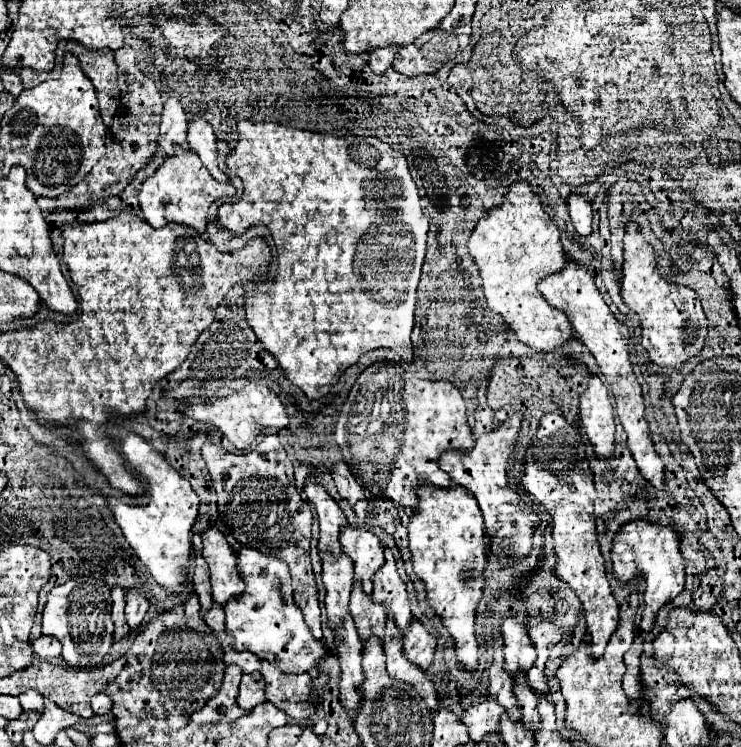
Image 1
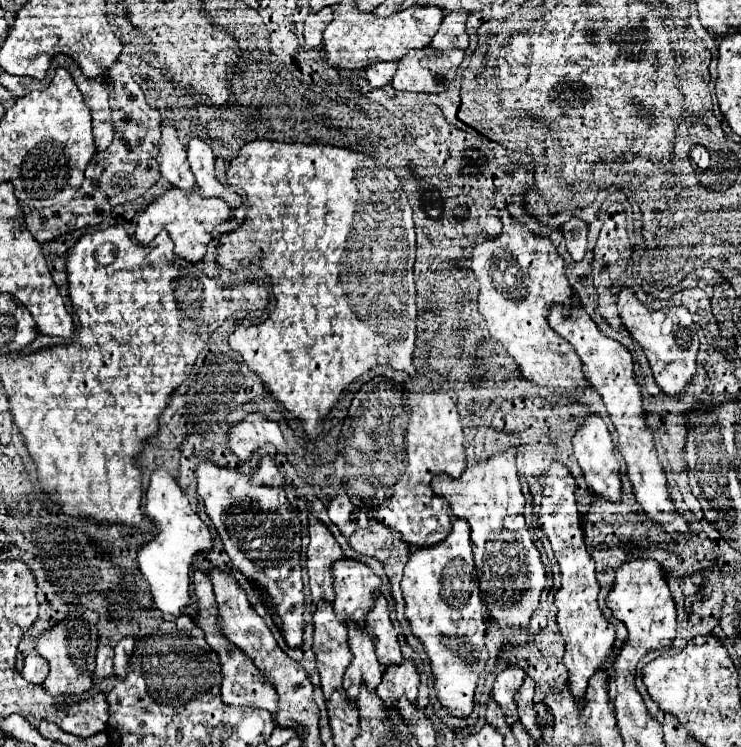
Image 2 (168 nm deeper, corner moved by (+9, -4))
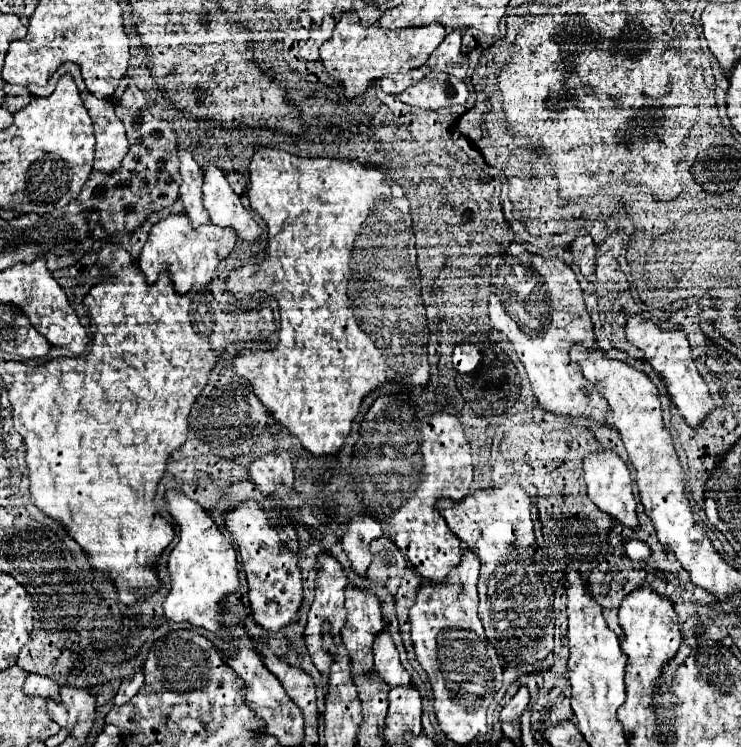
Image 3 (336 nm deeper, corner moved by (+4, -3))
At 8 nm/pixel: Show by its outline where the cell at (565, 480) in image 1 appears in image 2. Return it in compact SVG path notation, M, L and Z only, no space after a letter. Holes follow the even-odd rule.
M552 461L548 471L544 471L538 477L538 483L544 489L540 513L538 513L538 525L550 539L554 557L560 565L562 585L554 595L554 603L558 607L558 627L566 641L564 663L570 673L568 675L570 691L580 701L588 685L588 679L596 673L598 667L606 667L606 655L614 645L616 629L610 627L610 623L604 619L596 601L600 587L594 575L594 561L584 543L584 529L582 529L578 503L576 503L576 481L570 469L560 461Z

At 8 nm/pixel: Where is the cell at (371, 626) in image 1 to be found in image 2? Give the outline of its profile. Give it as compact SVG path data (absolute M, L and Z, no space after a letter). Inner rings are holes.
M348 627L348 645L352 651L350 667L344 675L346 695L356 699L360 683L366 683L374 691L382 679L382 667L374 655L374 639L366 635L364 627Z

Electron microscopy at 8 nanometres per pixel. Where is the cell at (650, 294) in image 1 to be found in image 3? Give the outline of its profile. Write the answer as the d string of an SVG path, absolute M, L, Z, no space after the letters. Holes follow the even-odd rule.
M631 316L627 326L625 326L625 334L627 334L627 342L631 342L635 348L639 348L643 352L643 358L663 378L663 382L667 386L667 392L669 392L673 404L679 408L683 420L691 428L699 428L703 424L703 420L707 418L707 414L715 408L715 402L709 394L709 388L707 388L705 380L701 378L701 374L693 366L691 348L689 348L685 332L683 330L663 332L653 322L649 322L641 316Z

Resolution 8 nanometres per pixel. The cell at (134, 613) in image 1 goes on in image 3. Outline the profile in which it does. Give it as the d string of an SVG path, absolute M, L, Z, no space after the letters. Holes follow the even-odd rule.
M137 670L135 676L133 676L133 680L125 680L119 686L119 692L113 698L113 706L119 706L119 704L123 706L127 700L131 700L139 692L141 686L143 686L143 674L141 674L141 670Z

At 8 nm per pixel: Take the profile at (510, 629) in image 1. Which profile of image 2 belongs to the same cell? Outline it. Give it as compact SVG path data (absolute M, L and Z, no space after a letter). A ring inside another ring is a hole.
M506 665L506 669L496 677L494 681L494 689L492 689L492 697L494 701L500 705L508 725L512 725L514 721L518 721L518 711L516 711L516 703L514 703L514 693L518 691L518 687L524 681L524 671L518 665Z

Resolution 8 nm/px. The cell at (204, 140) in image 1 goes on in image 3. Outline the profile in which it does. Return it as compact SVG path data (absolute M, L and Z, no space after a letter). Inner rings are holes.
M209 166L203 176L203 202L211 216L211 222L215 226L229 226L235 230L237 240L243 244L257 244L261 238L261 228L241 204L239 196L231 190L225 174L219 168Z

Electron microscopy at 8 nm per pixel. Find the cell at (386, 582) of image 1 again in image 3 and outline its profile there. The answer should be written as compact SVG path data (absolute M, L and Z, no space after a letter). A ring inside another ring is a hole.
M383 630L377 634L377 640L373 644L373 654L375 654L375 674L389 684L389 688L395 686L409 686L411 676L409 672L401 666L399 662L399 652L391 640L391 634Z

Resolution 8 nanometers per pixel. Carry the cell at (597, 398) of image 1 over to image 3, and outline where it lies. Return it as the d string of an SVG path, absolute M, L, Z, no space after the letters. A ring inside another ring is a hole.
M599 450L597 454L591 454L585 458L583 468L585 468L585 482L587 482L589 500L601 512L609 514L613 520L619 520L627 528L637 530L639 522L637 522L637 514L635 514L635 498L631 492L631 478L629 478L629 468L625 466L625 462L613 452Z

